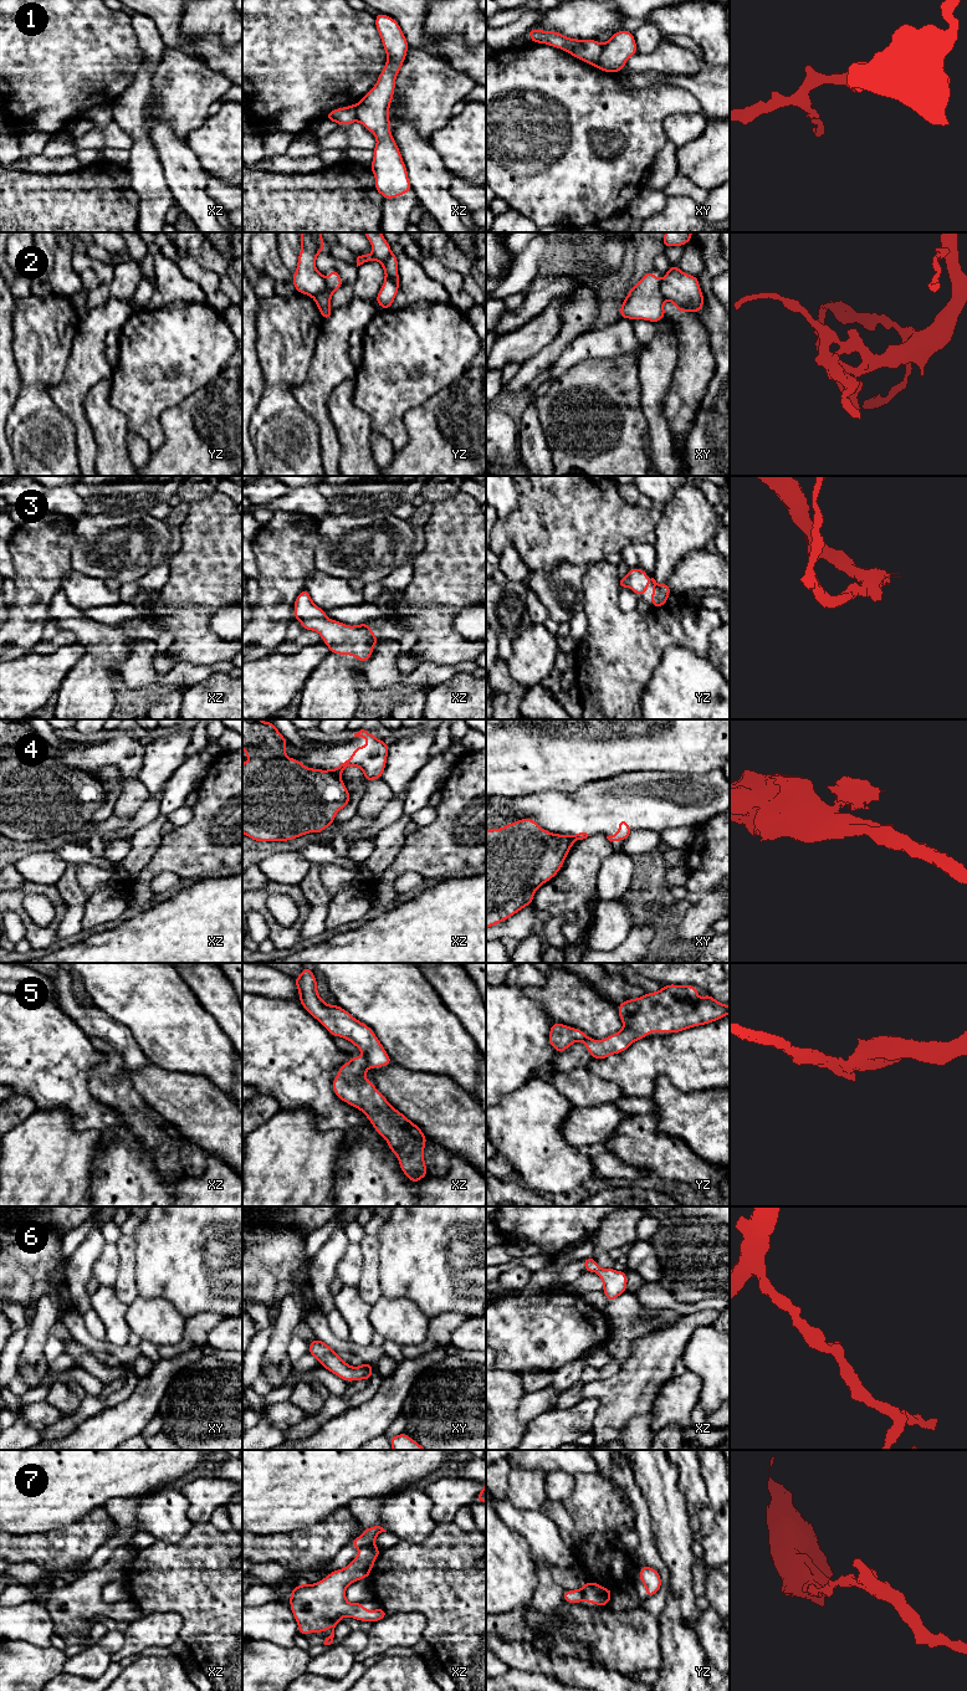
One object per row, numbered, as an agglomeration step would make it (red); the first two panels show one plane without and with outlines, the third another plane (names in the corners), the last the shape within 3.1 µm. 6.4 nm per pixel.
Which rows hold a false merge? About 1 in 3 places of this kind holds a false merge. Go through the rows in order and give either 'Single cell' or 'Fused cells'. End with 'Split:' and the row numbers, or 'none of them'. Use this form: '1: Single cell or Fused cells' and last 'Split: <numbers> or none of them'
1: Fused cells
2: Single cell
3: Single cell
4: Fused cells
5: Fused cells
6: Single cell
7: Fused cells
Split: 1, 4, 5, 7

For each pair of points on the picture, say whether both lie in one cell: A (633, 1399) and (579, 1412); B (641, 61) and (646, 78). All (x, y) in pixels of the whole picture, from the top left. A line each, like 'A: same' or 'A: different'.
A: different
B: different

